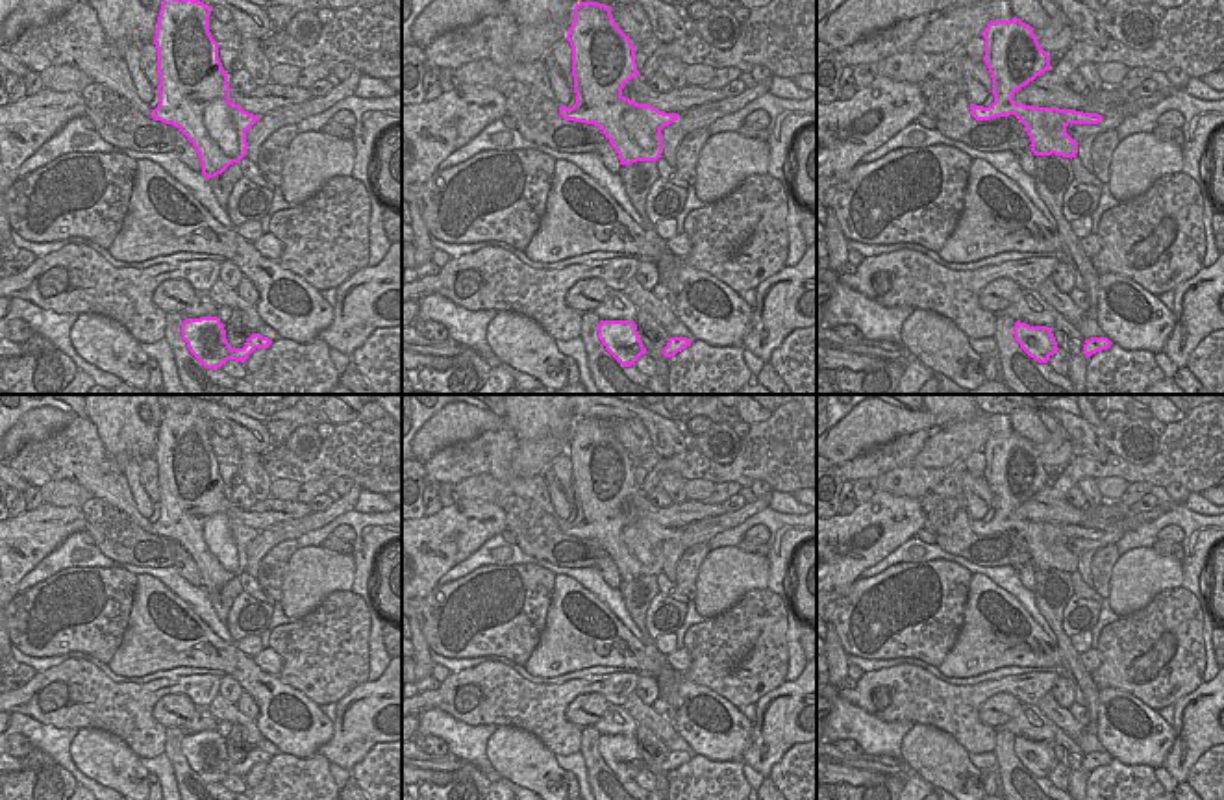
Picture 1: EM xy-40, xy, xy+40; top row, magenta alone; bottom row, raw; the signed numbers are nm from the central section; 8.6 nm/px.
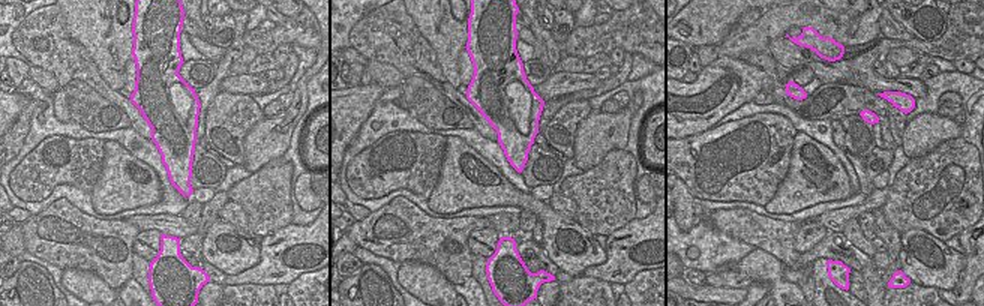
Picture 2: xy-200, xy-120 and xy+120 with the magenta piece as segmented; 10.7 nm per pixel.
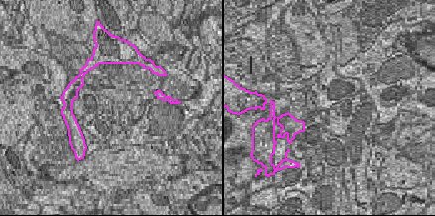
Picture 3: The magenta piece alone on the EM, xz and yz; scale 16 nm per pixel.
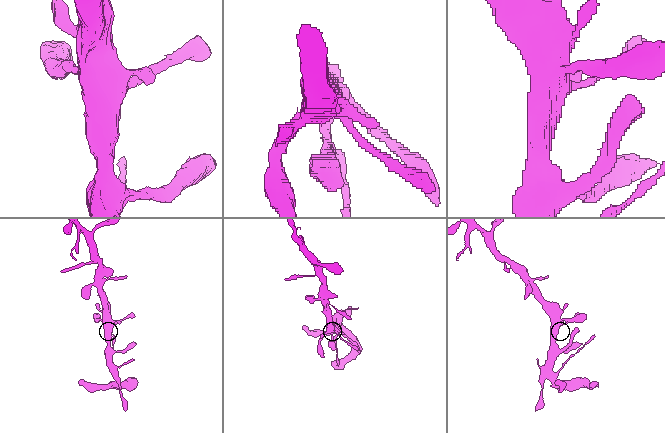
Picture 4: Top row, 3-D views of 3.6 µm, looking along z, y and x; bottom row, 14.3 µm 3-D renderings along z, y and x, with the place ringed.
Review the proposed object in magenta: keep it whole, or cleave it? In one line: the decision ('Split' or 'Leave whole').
Leave whole

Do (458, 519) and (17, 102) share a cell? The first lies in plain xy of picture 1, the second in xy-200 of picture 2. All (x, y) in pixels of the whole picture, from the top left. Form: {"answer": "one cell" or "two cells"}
{"answer": "one cell"}

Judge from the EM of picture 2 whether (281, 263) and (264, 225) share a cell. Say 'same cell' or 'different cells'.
different cells

